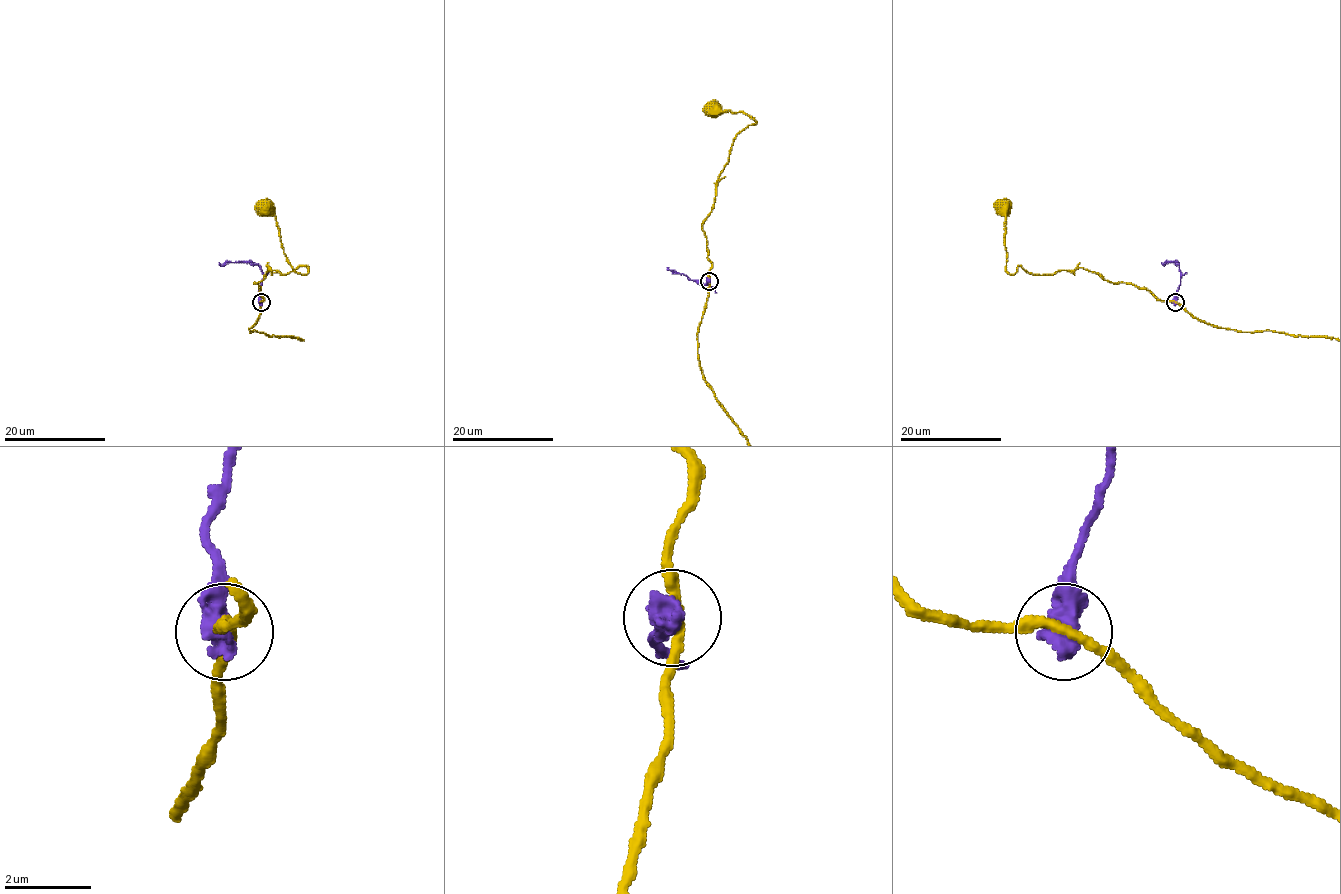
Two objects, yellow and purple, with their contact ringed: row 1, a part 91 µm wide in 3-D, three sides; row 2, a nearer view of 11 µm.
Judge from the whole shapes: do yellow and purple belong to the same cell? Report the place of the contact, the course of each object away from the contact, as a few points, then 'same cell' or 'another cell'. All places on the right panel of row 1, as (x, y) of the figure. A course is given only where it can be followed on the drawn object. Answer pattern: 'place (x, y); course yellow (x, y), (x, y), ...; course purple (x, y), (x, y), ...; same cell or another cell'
place (1175, 302); course yellow (1175, 301), (1156, 299), (1145, 289), (1115, 282), (1086, 269), (1033, 274), (1017, 266), (1010, 274), (1003, 205); course purple (1175, 301), (1180, 284), (1179, 265), (1161, 262); another cell

